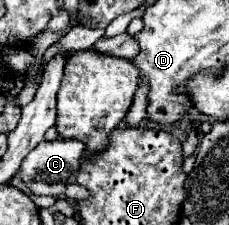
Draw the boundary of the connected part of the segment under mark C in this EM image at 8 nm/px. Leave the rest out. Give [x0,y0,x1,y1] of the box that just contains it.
[20,140,84,196]

